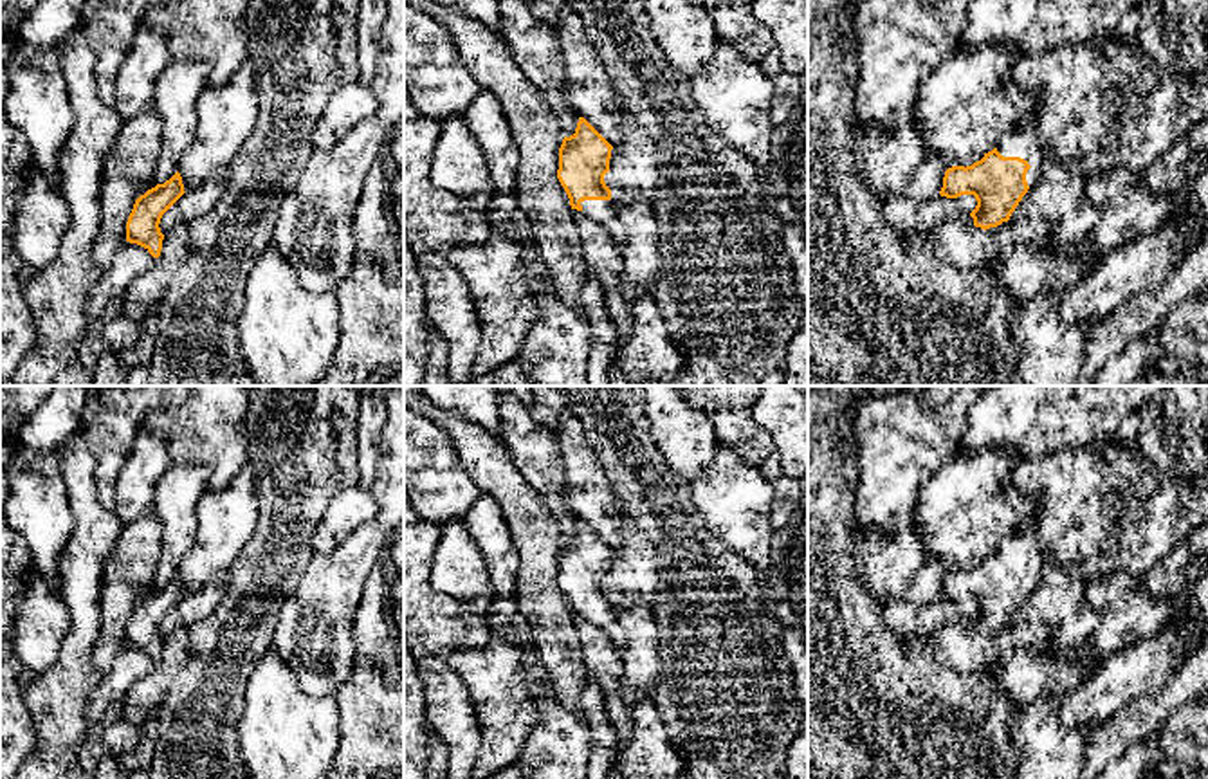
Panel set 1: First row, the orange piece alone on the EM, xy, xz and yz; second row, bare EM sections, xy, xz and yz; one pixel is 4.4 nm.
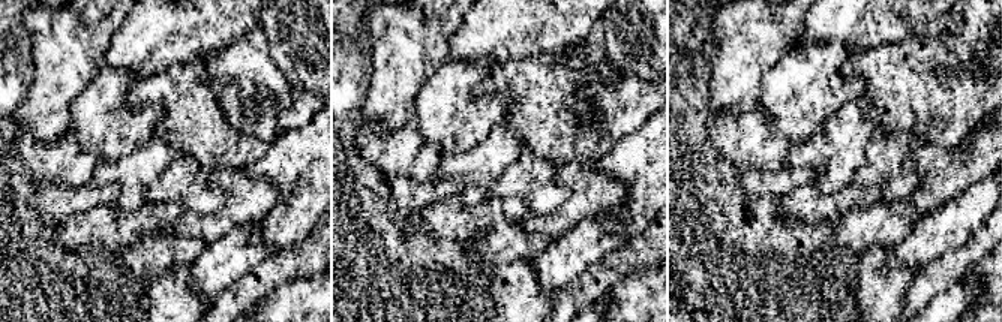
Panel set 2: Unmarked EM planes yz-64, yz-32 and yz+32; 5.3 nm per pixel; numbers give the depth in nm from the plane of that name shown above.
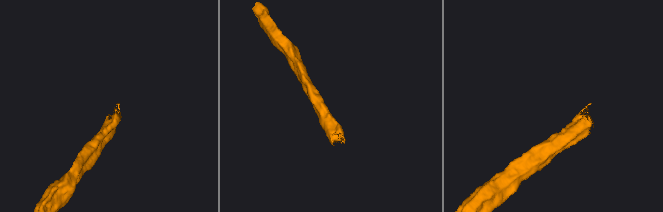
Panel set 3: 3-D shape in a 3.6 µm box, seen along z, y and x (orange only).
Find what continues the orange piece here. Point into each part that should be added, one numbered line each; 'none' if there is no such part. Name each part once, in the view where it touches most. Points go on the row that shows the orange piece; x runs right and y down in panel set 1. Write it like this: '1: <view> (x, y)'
1: yz (1021, 139)

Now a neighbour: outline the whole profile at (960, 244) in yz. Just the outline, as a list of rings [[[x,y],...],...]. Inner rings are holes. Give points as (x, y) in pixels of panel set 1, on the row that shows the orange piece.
[[[970,215],[930,231],[934,258],[948,267],[970,269],[981,263],[1001,263],[1019,247],[1044,245],[1049,227],[1042,218],[1008,220],[997,227],[981,229]]]

